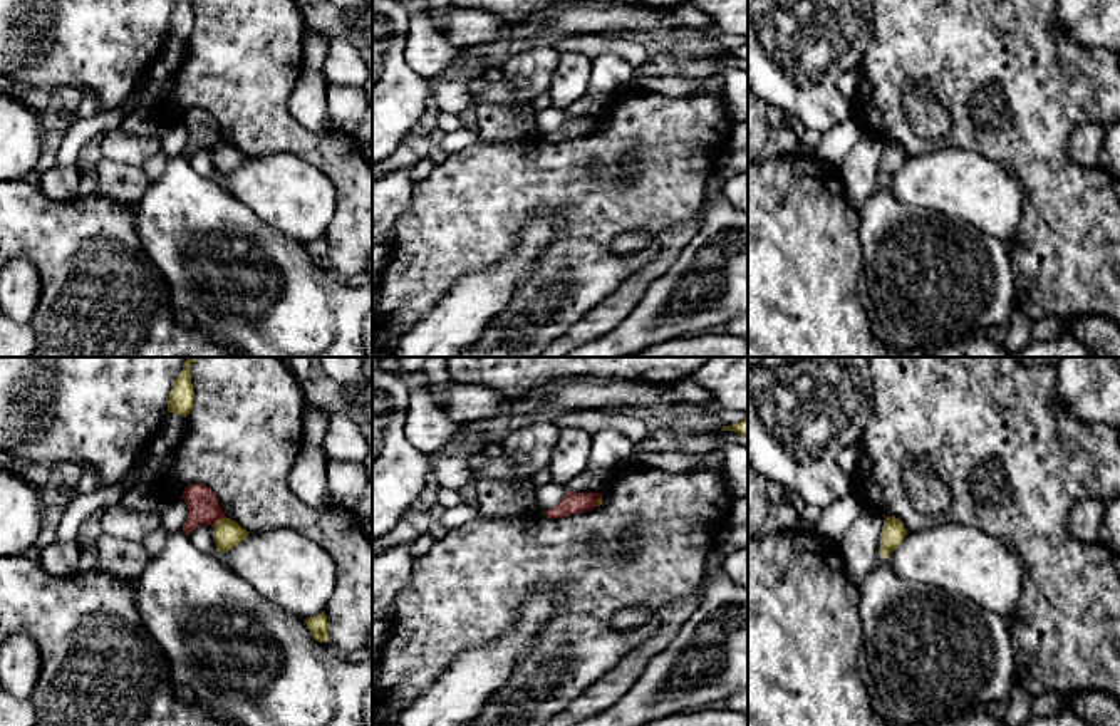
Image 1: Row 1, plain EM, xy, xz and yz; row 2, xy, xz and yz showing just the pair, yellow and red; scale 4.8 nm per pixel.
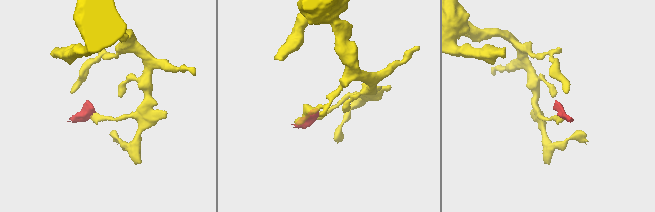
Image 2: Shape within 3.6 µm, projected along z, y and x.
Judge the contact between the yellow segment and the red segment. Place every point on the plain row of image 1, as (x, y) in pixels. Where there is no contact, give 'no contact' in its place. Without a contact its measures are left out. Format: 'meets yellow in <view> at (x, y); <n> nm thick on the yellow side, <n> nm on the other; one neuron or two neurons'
meets yellow in xy at (218, 145); 140 nm thick on the yellow side, 160 nm on the other; two neurons

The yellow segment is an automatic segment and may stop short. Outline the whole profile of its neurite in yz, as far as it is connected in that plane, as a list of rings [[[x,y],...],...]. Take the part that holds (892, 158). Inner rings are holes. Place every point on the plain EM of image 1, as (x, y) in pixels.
[[[895,141],[885,143],[880,158],[880,173],[879,173],[880,183],[887,183],[887,179],[902,168],[905,159],[907,154],[899,143]]]

